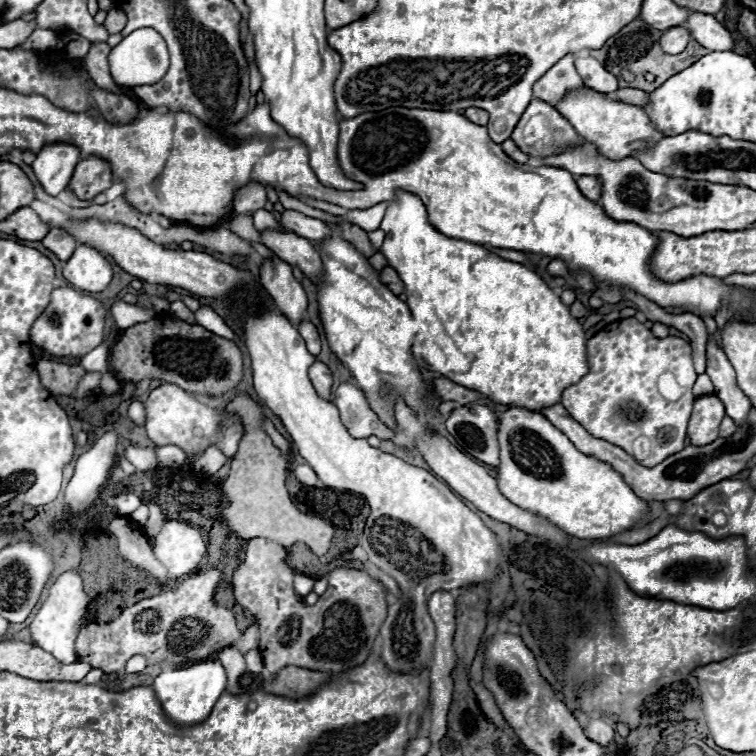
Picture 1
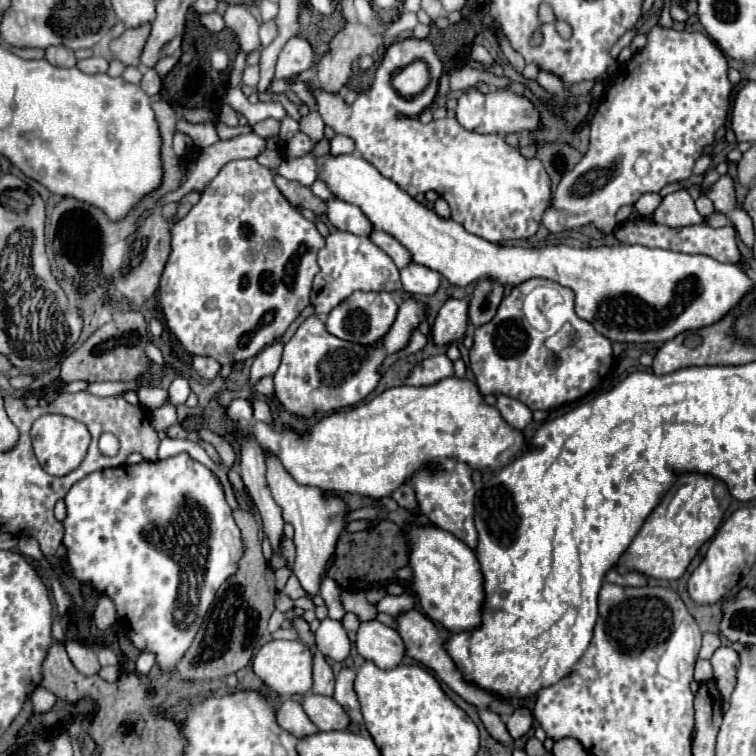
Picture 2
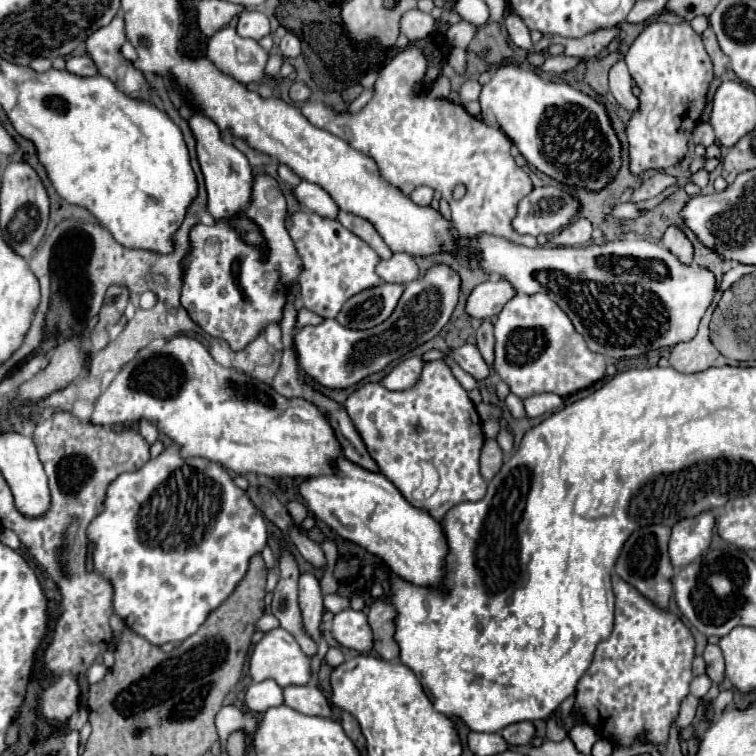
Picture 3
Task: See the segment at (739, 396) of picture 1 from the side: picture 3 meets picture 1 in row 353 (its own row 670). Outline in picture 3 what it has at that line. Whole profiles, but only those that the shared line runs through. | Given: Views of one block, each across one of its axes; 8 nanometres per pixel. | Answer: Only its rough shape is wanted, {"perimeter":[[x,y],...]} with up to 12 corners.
{"perimeter":[[708,644],[702,654],[714,684],[724,678],[722,650]]}

